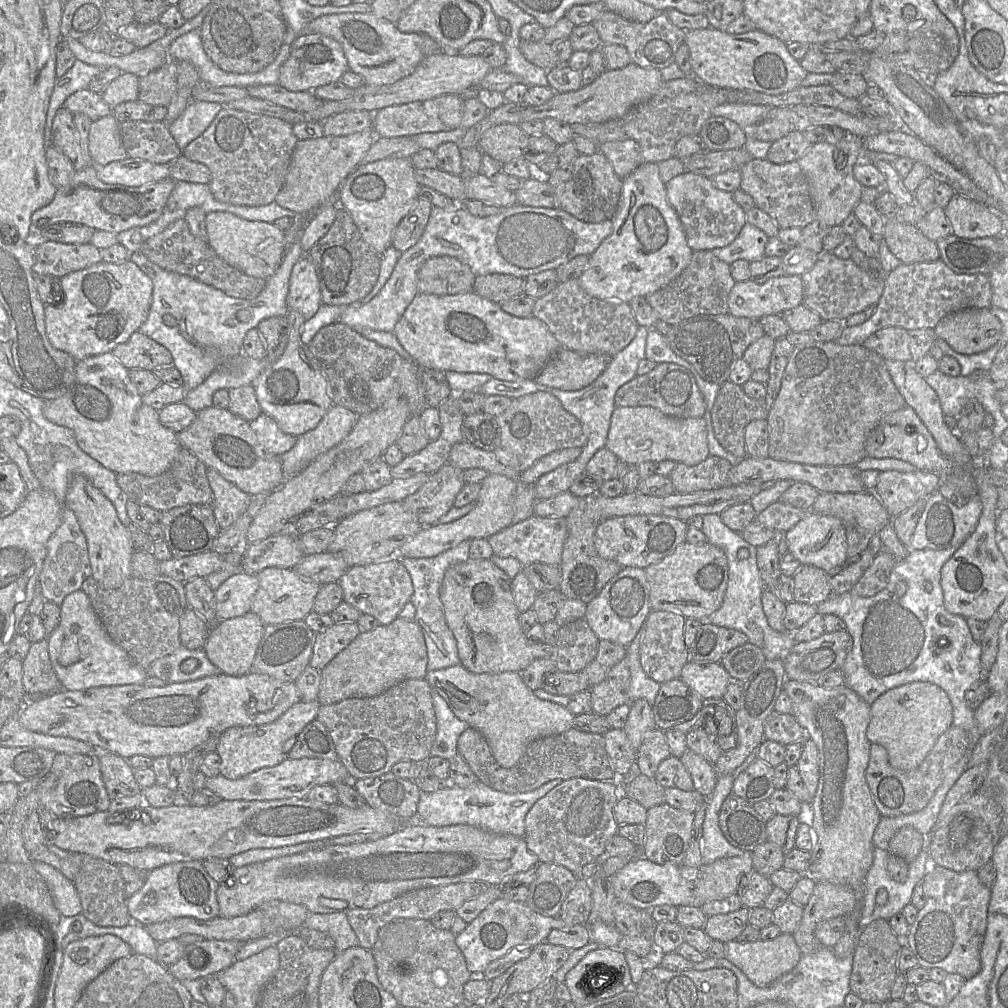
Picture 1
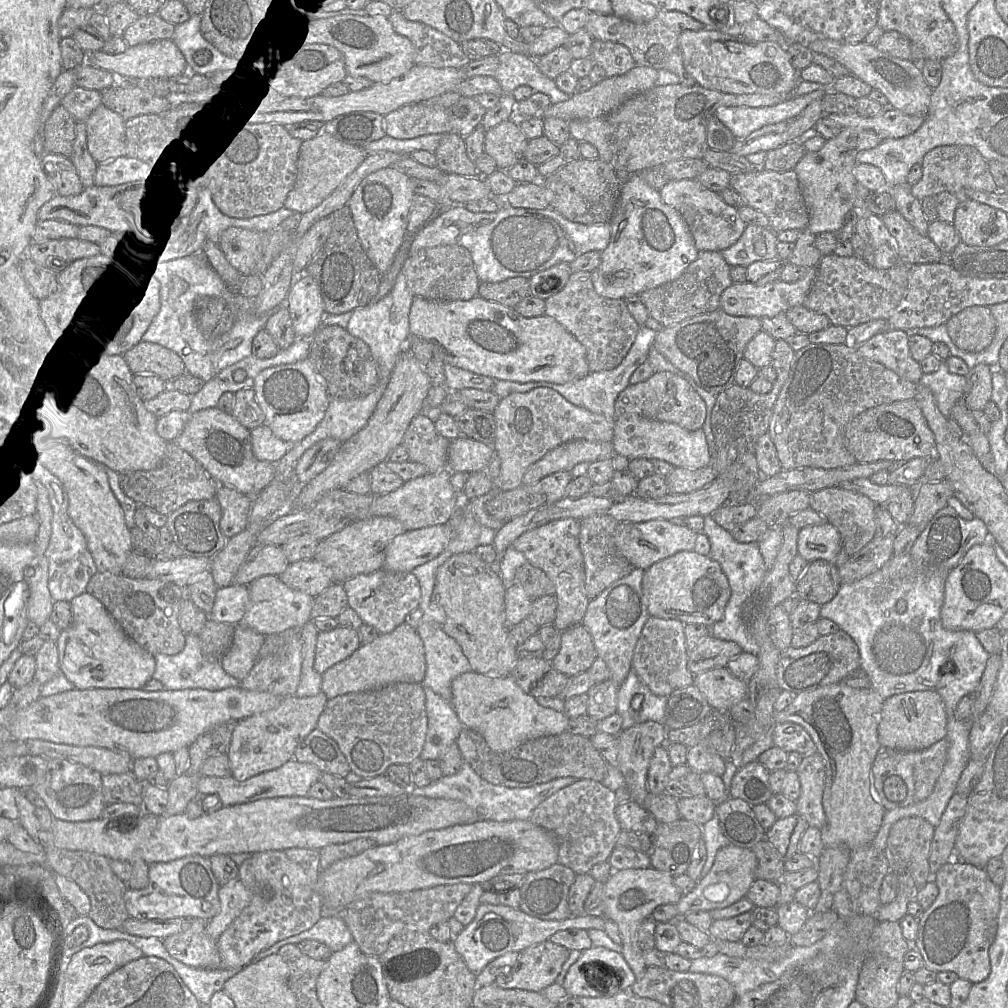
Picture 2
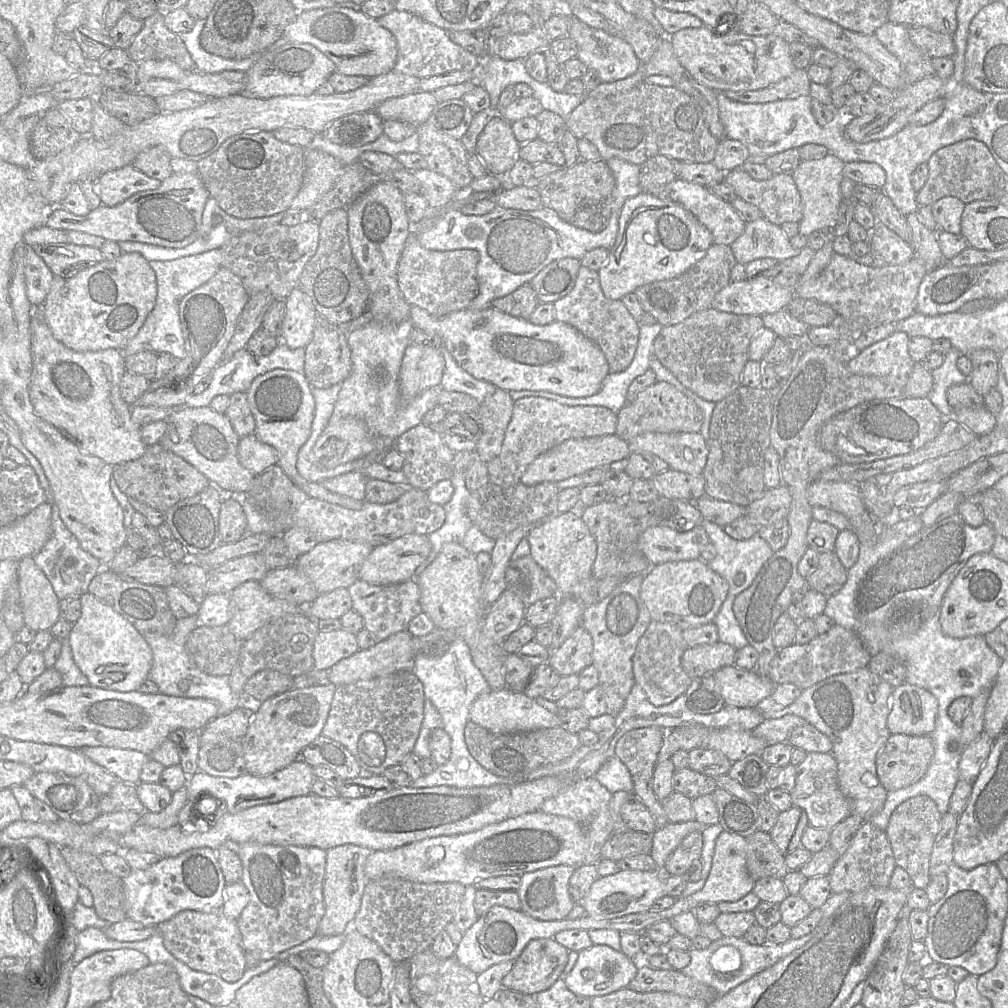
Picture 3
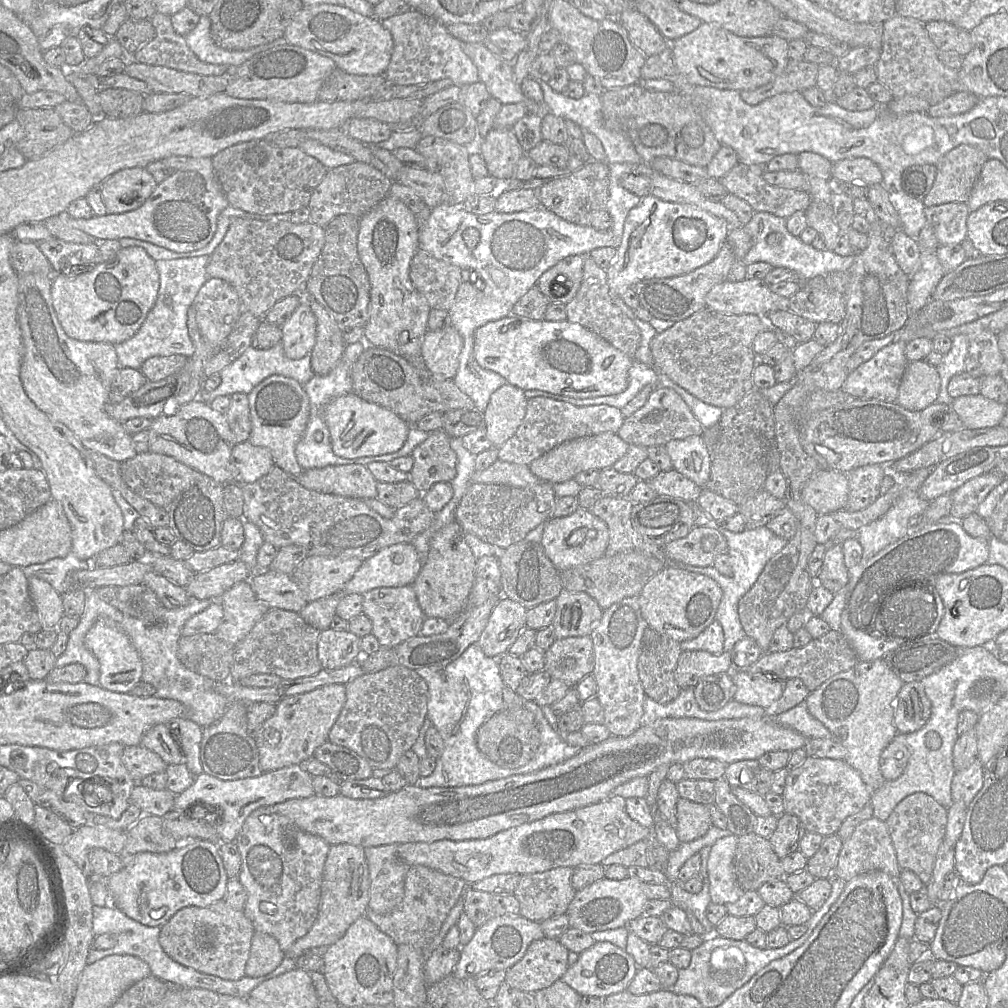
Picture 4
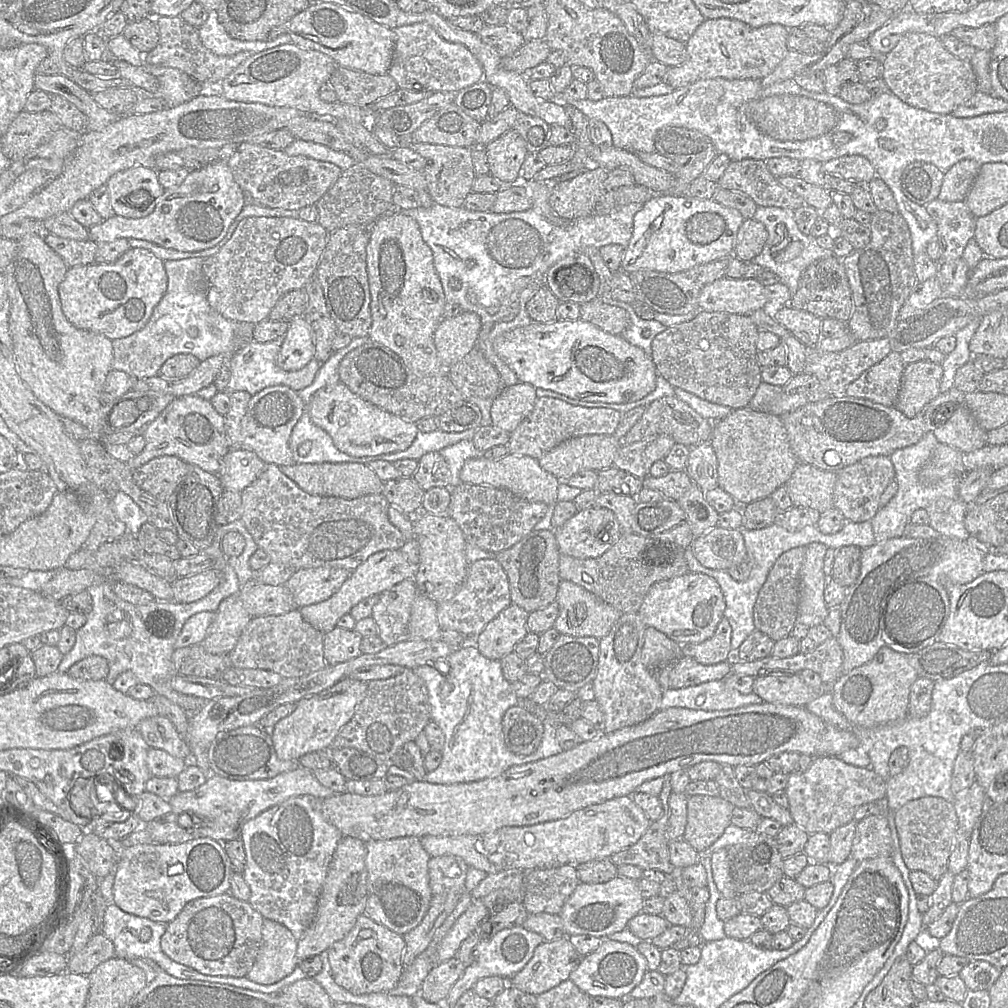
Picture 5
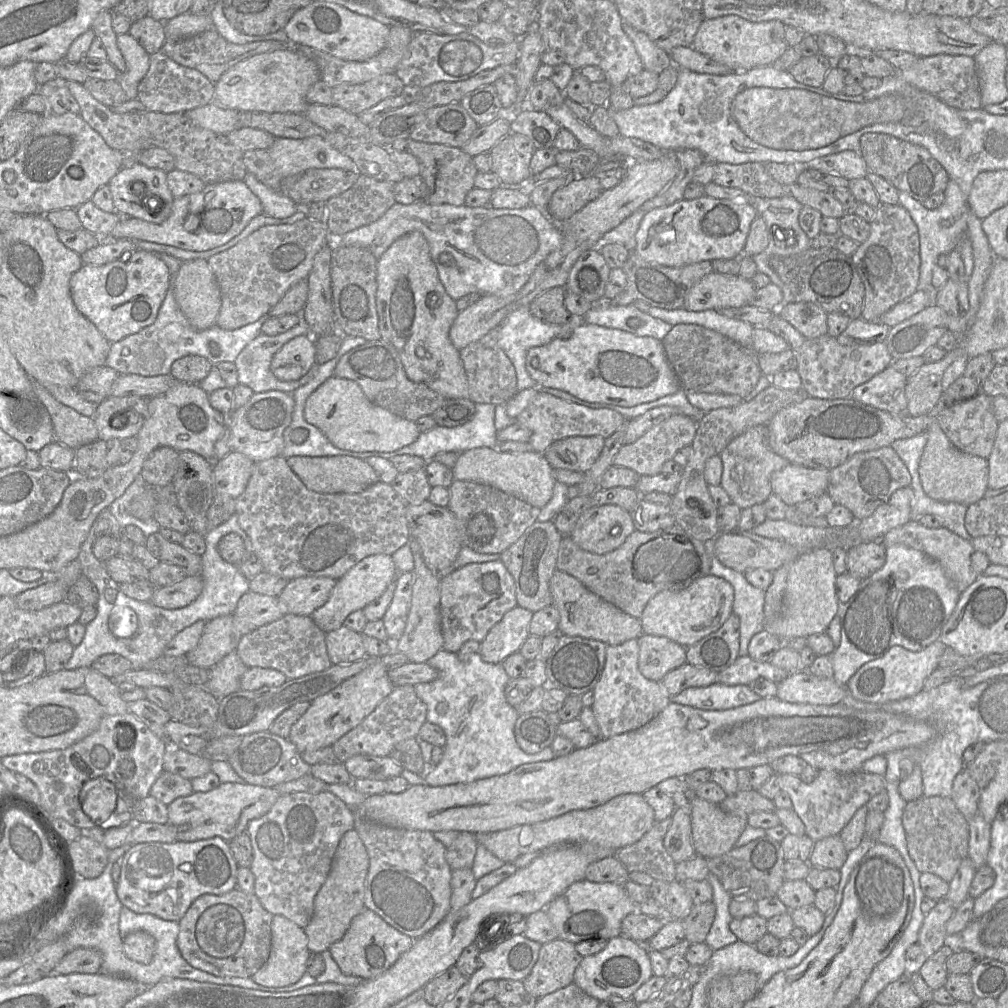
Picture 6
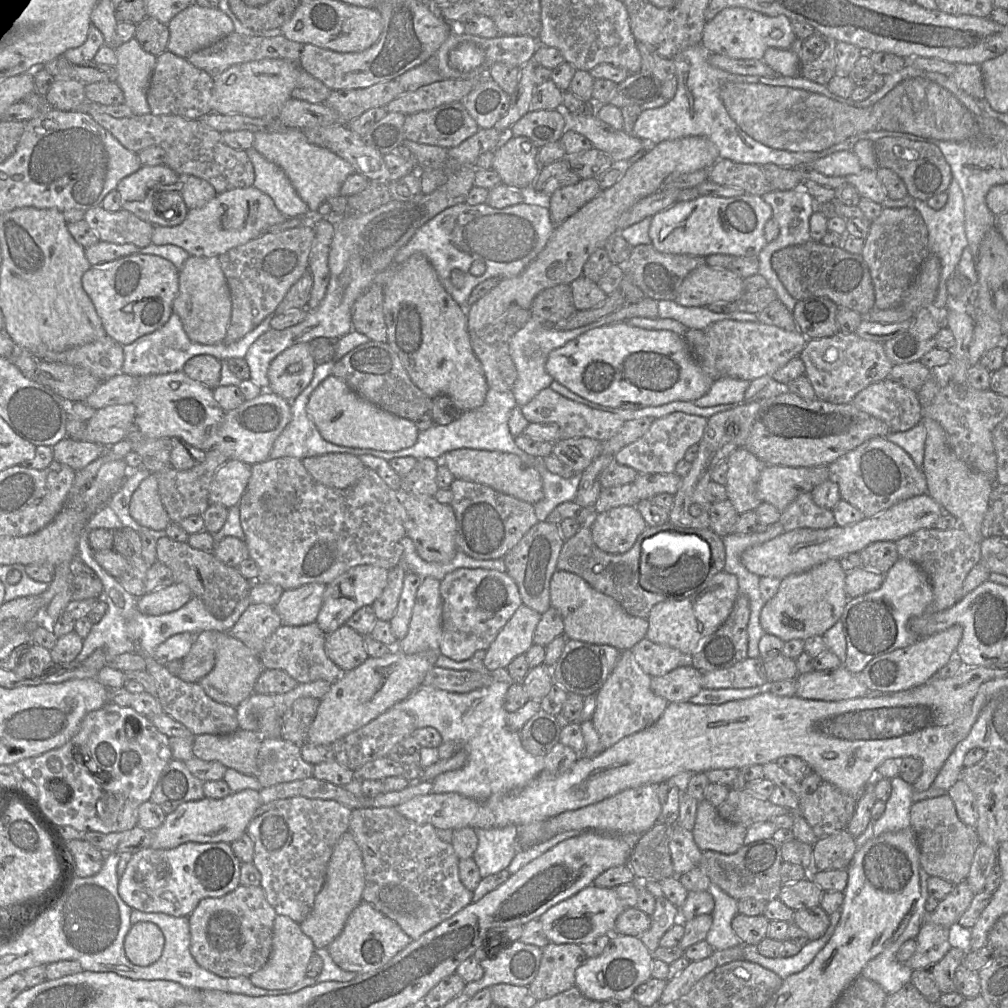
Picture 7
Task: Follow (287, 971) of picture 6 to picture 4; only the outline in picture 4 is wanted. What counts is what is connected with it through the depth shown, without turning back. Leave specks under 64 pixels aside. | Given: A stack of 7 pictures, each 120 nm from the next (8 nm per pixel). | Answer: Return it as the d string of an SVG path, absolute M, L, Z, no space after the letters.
M255 932L251 942L250 955L245 974L256 978L274 971L286 957L275 937L263 932Z

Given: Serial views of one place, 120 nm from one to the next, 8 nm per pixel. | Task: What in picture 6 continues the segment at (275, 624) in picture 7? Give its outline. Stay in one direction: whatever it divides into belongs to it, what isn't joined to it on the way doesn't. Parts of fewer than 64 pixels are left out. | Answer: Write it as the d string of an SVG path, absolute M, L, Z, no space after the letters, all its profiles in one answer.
M249 590L238 601L233 613L234 624L242 634L274 622L285 615L278 597L267 596Z

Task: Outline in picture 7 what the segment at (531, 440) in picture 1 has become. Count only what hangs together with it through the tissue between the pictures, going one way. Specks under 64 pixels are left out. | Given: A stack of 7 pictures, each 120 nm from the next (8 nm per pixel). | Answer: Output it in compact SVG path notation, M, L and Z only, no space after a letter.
M550 387L541 390L522 406L521 412L530 423L556 423L559 426L560 439L588 437L605 442L613 437L625 422L616 414L596 410L570 400Z

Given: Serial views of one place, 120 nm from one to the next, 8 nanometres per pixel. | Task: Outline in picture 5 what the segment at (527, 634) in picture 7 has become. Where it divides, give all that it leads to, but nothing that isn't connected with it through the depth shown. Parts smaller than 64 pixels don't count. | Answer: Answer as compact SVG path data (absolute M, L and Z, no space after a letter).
M515 604L502 610L474 639L478 651L490 660L501 660L529 632L526 622L529 613Z

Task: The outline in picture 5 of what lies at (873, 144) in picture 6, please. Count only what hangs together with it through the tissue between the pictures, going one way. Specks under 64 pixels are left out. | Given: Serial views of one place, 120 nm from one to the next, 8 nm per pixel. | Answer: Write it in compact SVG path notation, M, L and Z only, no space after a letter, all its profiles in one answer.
M914 162L901 172L900 187L909 200L925 206L939 196L944 174L933 164Z

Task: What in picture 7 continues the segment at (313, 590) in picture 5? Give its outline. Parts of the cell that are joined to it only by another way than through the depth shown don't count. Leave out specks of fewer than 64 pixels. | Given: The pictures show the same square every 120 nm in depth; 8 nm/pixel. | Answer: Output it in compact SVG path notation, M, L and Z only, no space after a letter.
M310 583L284 590L274 606L282 624L302 626L316 622L325 589L325 584Z

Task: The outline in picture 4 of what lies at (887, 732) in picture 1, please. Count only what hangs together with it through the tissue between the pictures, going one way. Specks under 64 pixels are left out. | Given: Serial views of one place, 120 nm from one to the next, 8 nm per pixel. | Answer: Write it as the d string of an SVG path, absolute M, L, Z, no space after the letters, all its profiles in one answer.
M920 682L904 684L894 704L894 725L898 734L921 729L931 715L931 702Z

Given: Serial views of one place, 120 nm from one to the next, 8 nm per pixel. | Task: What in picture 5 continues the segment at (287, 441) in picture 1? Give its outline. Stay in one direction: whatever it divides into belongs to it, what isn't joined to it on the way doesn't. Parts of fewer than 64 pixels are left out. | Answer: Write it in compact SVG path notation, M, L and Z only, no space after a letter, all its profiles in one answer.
M236 448L223 458L219 478L224 489L242 492L251 485L266 464L251 450Z

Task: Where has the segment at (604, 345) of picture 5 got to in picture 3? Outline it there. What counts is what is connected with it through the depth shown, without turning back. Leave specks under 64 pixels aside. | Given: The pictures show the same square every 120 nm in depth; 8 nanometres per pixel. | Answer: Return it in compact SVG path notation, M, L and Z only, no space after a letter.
M411 306L410 318L415 328L427 331L429 333L438 334L442 338L445 348L448 350L448 352L452 355L452 357L462 369L464 369L476 379L490 382L496 385L499 389L503 389L506 391L545 390L562 396L587 397L599 392L604 378L610 373L607 359L600 347L595 342L583 335L575 327L563 321L555 320L550 324L535 325L527 319L509 315L494 307L490 307L485 310L463 309L460 311L449 313L444 316L435 317L418 306Z

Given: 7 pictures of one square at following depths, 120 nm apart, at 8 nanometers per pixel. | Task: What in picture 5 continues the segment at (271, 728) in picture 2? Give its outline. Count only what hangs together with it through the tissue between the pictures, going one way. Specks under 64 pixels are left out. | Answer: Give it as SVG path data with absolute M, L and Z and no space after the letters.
M347 677L332 687L297 702L295 710L277 722L271 734L278 758L298 761L307 753L328 749L341 728L353 717L366 690L366 682Z

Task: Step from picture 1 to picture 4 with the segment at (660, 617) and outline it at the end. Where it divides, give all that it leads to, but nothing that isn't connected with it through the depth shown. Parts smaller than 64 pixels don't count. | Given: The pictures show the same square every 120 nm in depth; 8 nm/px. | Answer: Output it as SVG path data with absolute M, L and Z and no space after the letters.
M656 635L652 643L643 645L638 658L638 673L645 694L660 704L673 701L681 692L681 687L675 680L675 669L682 653L680 642L666 636Z

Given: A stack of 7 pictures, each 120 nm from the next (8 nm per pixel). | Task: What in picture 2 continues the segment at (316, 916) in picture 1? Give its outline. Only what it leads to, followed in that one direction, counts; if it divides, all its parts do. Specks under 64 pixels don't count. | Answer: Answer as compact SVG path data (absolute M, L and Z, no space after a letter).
M325 913L309 930L289 937L288 940L285 941L285 945L297 945L306 939L324 943L332 953L343 949L353 941L352 934L343 918L341 915L335 913Z

